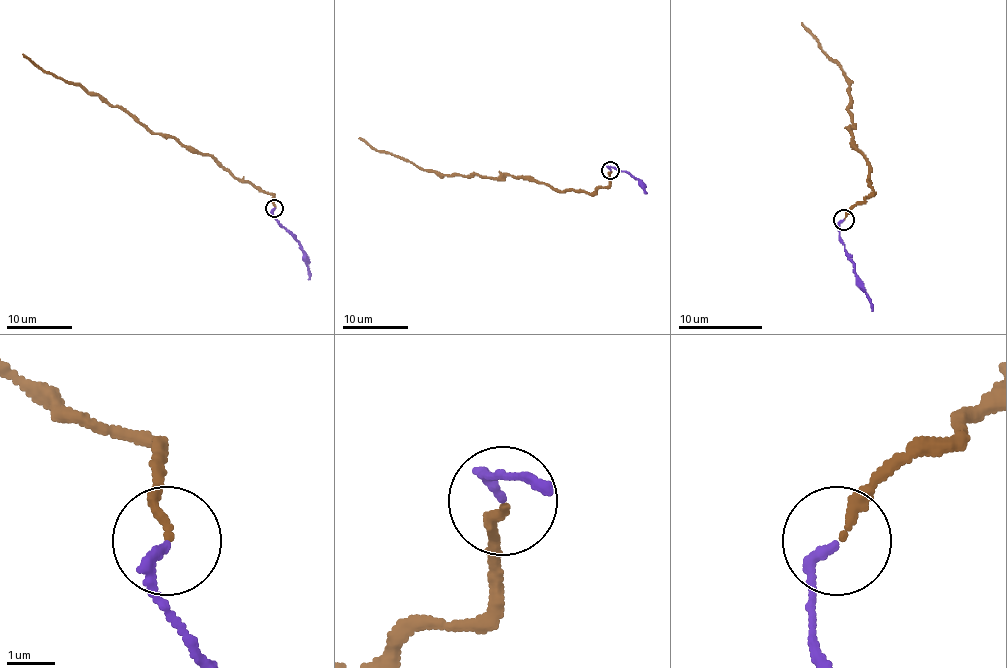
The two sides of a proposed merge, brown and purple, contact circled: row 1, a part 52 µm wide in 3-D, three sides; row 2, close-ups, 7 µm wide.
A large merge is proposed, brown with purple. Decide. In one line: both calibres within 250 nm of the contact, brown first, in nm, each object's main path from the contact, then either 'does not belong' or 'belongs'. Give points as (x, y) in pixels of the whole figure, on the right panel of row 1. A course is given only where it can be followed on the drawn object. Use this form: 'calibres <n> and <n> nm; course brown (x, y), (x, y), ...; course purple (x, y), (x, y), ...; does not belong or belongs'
calibres 160 and 200 nm; course brown (844, 219), (873, 191), (869, 185), (869, 164), (852, 145), (852, 124), (848, 111), (850, 82), (802, 23); course purple (844, 219), (840, 229), (846, 256), (873, 311); belongs

